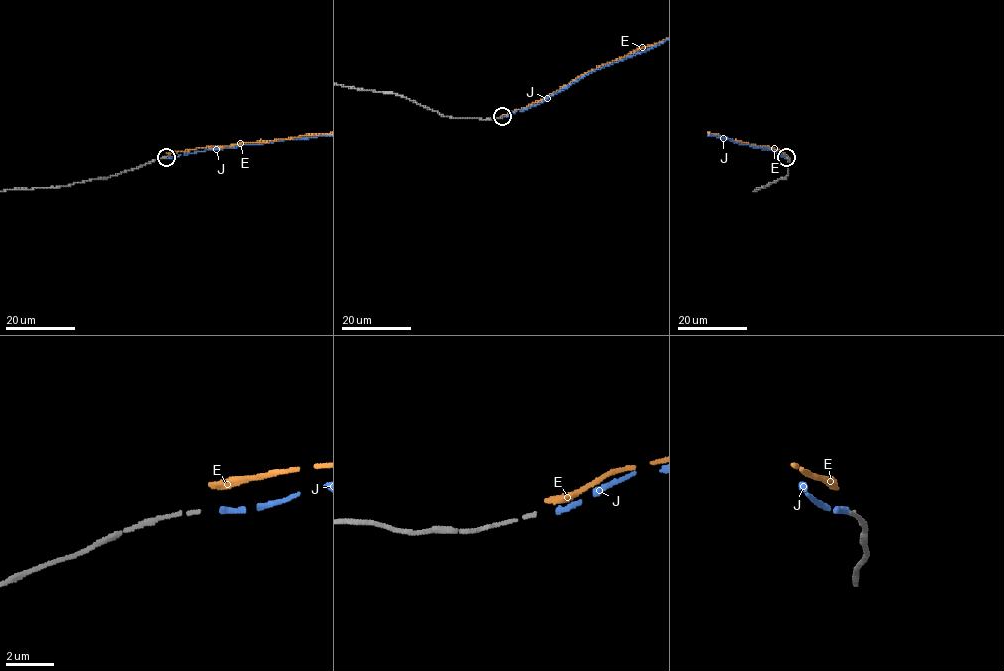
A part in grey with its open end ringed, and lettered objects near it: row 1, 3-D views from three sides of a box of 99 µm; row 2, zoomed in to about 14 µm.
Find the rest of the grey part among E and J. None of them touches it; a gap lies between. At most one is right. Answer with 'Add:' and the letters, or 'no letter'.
Add: J

